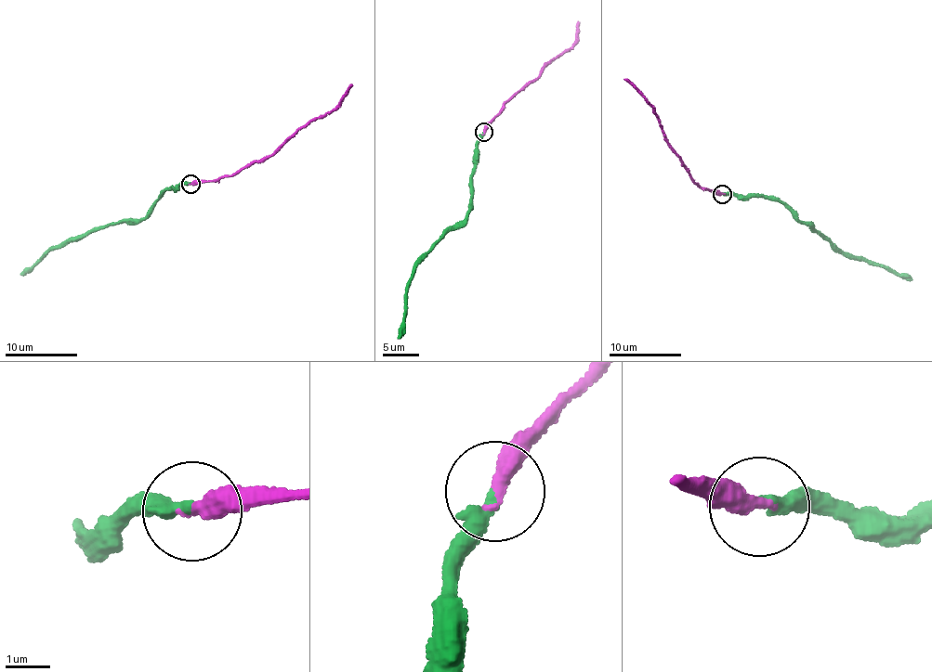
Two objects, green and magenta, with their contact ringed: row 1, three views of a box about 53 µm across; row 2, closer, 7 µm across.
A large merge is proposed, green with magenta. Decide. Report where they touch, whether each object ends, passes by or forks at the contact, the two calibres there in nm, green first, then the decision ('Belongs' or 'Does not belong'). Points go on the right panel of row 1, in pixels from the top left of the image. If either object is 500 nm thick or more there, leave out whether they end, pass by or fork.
Place: (722, 194). At the ring green ends. At the ring magenta ends. Thickness 320 nm (green) against 400 nm. Belongs

